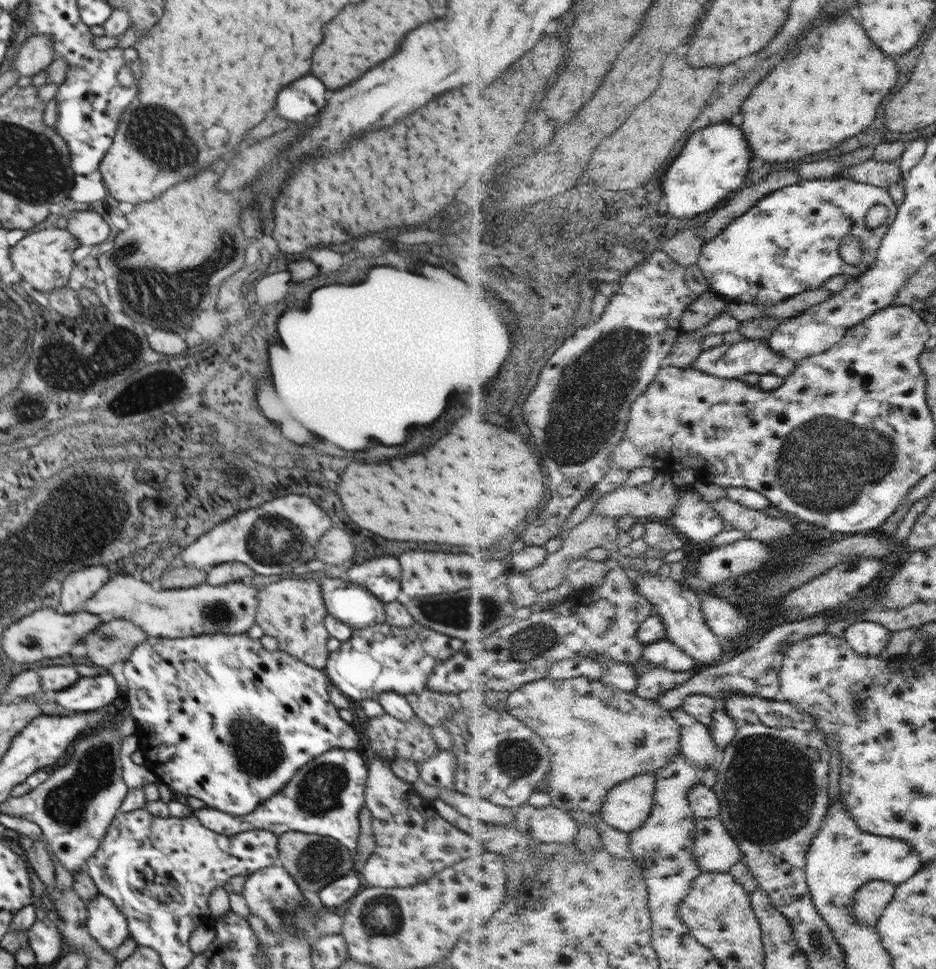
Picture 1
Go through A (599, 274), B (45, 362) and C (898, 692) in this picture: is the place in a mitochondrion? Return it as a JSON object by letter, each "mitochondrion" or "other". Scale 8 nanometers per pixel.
{"A":"mitochondrion","B":"mitochondrion","C":"other"}

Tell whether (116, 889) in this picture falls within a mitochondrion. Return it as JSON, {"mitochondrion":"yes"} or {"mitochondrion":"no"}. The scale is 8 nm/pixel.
{"mitochondrion":"no"}

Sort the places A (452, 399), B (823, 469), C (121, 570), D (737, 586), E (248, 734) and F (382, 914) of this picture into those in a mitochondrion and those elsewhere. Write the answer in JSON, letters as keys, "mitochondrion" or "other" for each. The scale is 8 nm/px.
{"A":"other","B":"mitochondrion","C":"other","D":"other","E":"mitochondrion","F":"mitochondrion"}

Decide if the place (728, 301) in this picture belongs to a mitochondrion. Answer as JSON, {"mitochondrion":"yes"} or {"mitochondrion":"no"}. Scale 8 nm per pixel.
{"mitochondrion":"no"}

